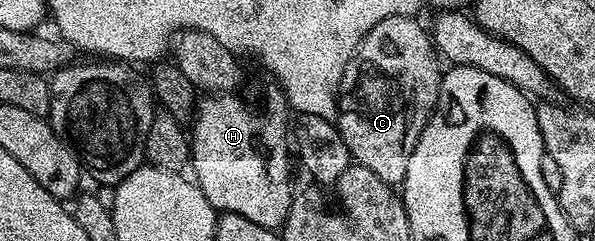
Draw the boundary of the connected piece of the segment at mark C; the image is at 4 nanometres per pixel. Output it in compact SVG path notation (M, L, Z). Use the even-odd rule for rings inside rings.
M391 17L382 19L361 40L354 57L357 62L361 61L368 69L381 73L384 78L380 85L356 85L360 73L355 64L345 67L340 80L340 92L336 107L335 125L340 129L342 139L345 140L349 149L351 160L355 164L366 167L378 175L387 185L396 187L403 182L406 175L406 167L410 167L410 155L426 127L426 123L436 110L436 100L440 94L440 78L442 76L441 58L436 52L436 46L427 28L419 25L416 17Z

